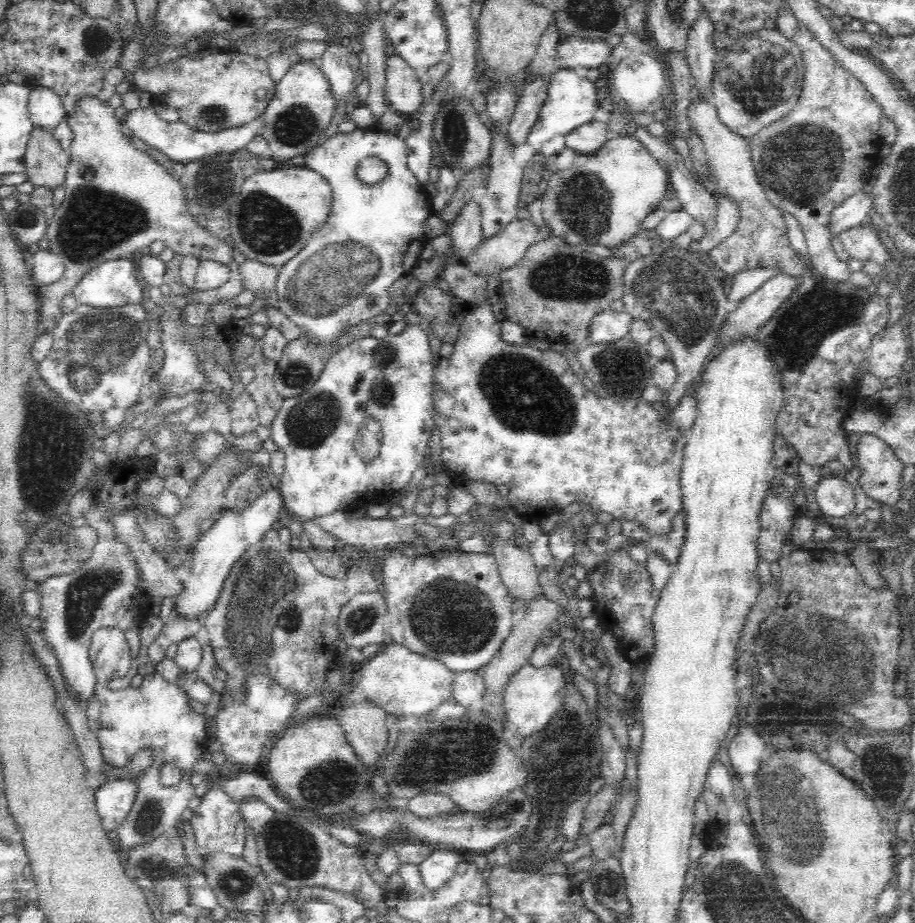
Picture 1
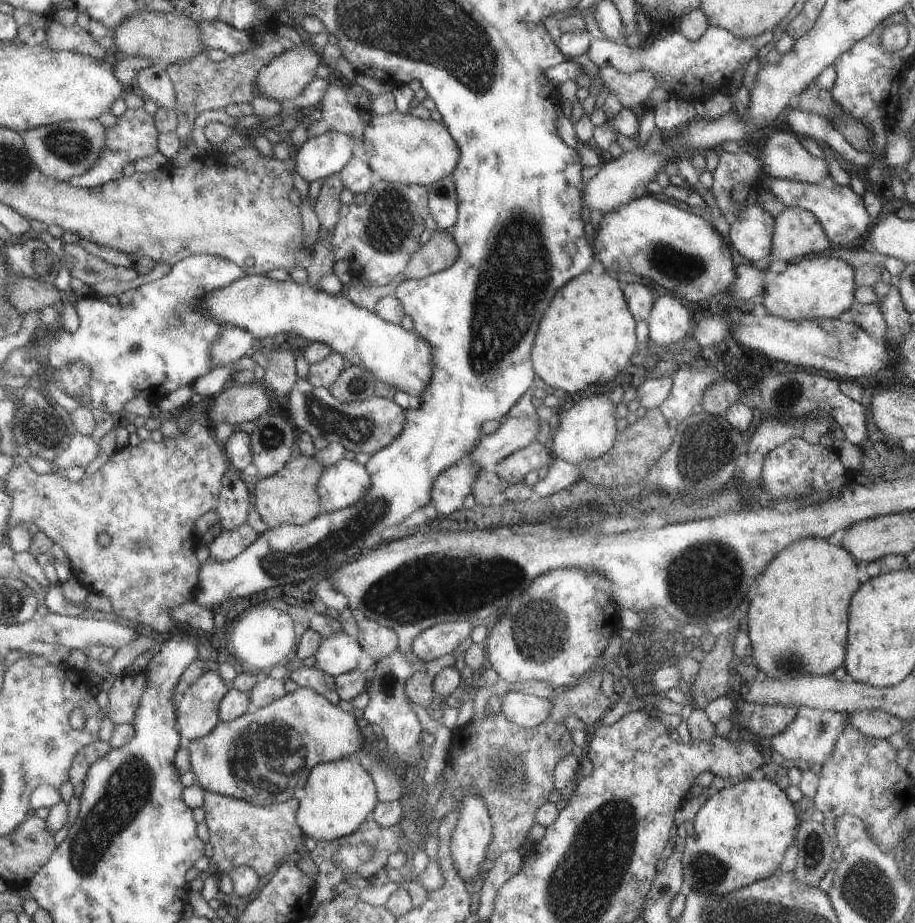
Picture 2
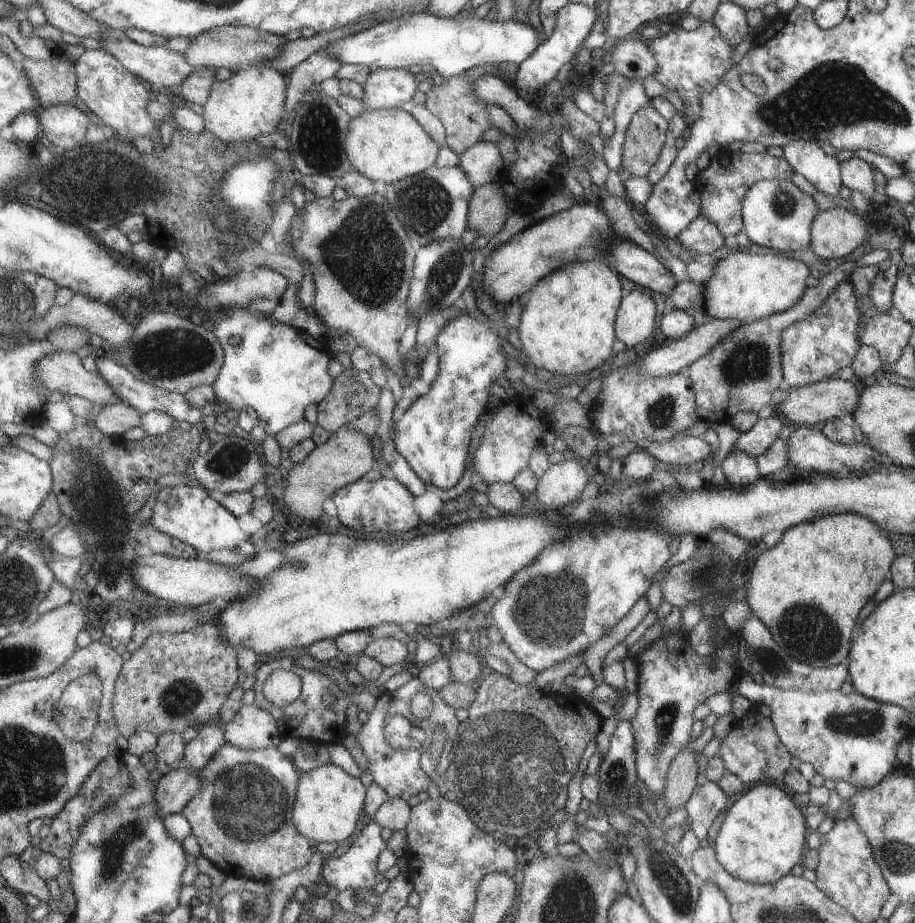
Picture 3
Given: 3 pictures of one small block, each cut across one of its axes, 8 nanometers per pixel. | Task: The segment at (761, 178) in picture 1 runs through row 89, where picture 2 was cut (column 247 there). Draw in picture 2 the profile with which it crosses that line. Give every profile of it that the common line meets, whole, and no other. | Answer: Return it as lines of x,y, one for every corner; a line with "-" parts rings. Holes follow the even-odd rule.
208,791
204,807
207,812
205,822
210,829
210,842
214,848
212,864
215,870
224,874
241,866
250,866
264,877
276,870
284,856
296,852
304,838
302,826
298,824
301,800
297,798
290,799
290,802
278,802
277,805
262,806
246,799

